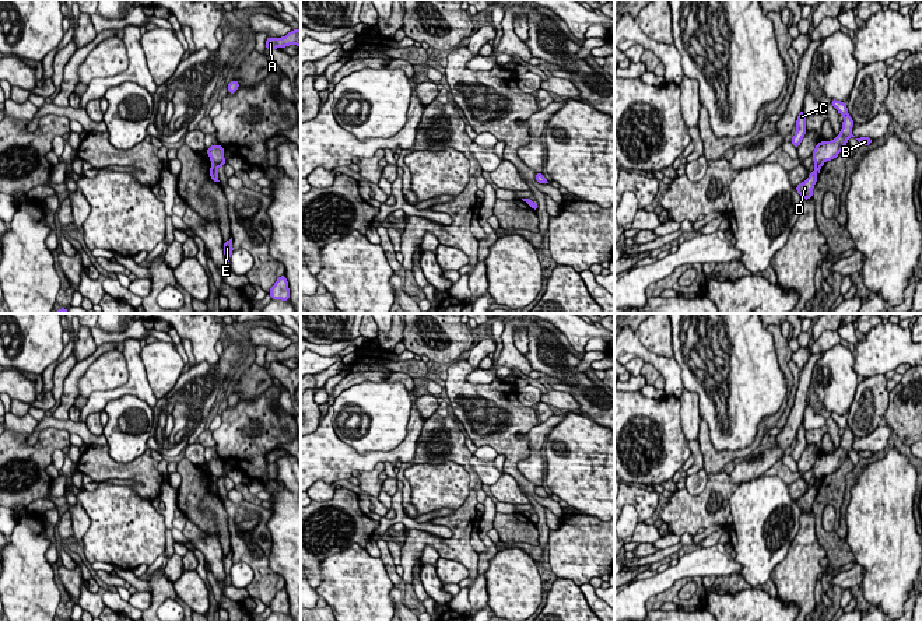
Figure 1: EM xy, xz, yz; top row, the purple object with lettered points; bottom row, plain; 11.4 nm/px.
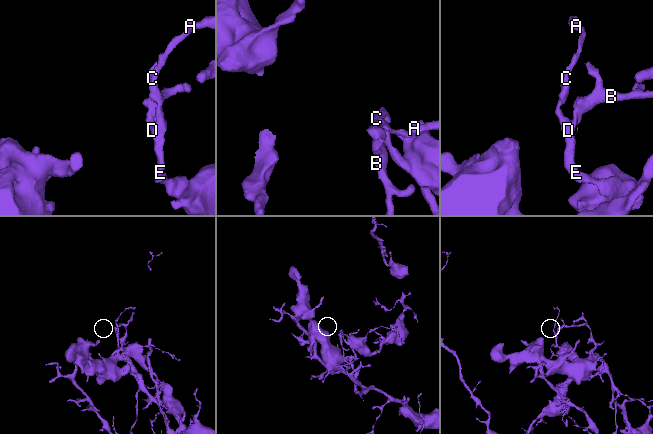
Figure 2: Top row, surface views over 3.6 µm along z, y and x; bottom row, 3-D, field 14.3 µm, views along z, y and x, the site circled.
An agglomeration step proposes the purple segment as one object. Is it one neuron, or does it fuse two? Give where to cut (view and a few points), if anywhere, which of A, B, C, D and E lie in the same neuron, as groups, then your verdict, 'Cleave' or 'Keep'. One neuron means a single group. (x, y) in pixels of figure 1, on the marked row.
Split along xy (211, 160), (217, 164), (217, 168). Groups: A C D E / B. Cleave

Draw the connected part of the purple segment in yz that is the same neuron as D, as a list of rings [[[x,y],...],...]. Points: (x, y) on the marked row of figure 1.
[[[814,162],[814,171],[809,175],[809,178],[799,183],[795,189],[800,194],[802,199],[809,200],[813,197],[813,189],[817,182],[817,173],[816,173],[817,164]]]

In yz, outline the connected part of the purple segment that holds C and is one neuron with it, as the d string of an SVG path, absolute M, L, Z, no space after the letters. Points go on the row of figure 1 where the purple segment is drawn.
M800 110L797 120L796 120L796 133L792 137L792 144L795 145L795 148L797 148L806 134L807 129L806 129L806 115L804 110Z

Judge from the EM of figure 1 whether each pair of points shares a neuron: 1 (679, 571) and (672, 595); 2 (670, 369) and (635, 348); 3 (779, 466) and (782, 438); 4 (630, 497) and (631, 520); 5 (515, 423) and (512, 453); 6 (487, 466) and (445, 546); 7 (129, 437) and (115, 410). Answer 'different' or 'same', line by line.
1: different
2: same
3: different
4: different
5: same
6: different
7: same

